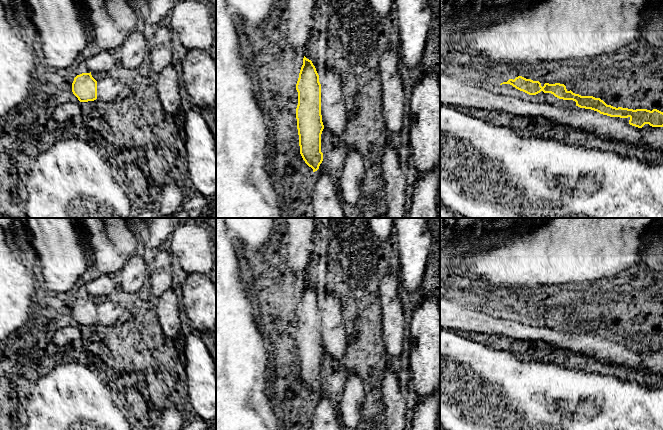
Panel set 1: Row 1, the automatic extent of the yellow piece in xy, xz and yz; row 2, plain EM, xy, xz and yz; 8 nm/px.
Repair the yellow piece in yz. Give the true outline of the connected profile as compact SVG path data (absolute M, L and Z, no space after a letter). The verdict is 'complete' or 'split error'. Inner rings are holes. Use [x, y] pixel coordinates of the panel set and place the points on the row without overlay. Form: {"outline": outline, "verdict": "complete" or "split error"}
{"outline": "M518 300L514 304L509 303L507 306L503 306L500 309L502 308L510 308L516 313L529 319L536 319L541 315L544 317L551 317L559 323L575 325L576 330L580 332L591 333L610 341L629 341L629 348L638 352L642 352L645 348L649 348L652 351L663 351L663 336L657 333L650 335L647 333L633 334L622 331L616 332L611 329L607 329L600 322L595 322L593 320L581 320L573 317L571 314L568 315L564 308L545 307L542 311L539 305L526 303L522 300Z", "verdict": "complete"}

